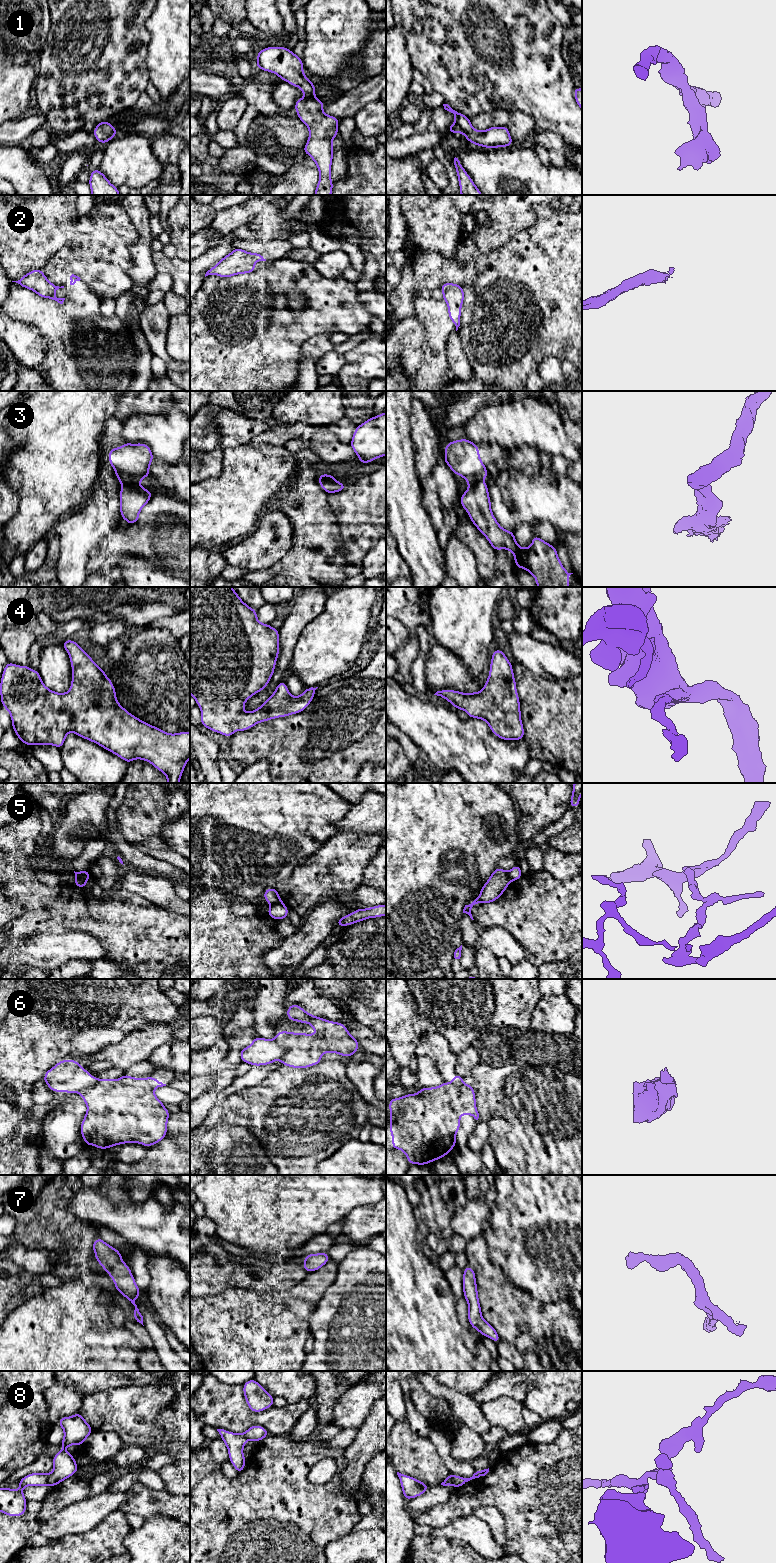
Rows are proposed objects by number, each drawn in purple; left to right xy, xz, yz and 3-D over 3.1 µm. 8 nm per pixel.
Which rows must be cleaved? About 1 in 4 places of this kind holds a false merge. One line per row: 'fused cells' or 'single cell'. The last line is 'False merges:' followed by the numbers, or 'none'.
1: single cell
2: single cell
3: fused cells
4: single cell
5: fused cells
6: fused cells
7: single cell
8: fused cells
False merges: 3, 5, 6, 8

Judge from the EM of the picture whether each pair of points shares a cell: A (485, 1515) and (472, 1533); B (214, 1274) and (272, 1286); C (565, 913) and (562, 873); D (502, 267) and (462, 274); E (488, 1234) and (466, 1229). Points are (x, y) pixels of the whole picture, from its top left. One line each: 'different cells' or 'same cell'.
A: different cells
B: same cell
C: different cells
D: different cells
E: different cells

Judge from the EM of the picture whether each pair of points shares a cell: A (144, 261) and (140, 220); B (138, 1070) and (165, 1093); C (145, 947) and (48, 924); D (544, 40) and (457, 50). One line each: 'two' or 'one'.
A: one
B: two
C: one
D: one

